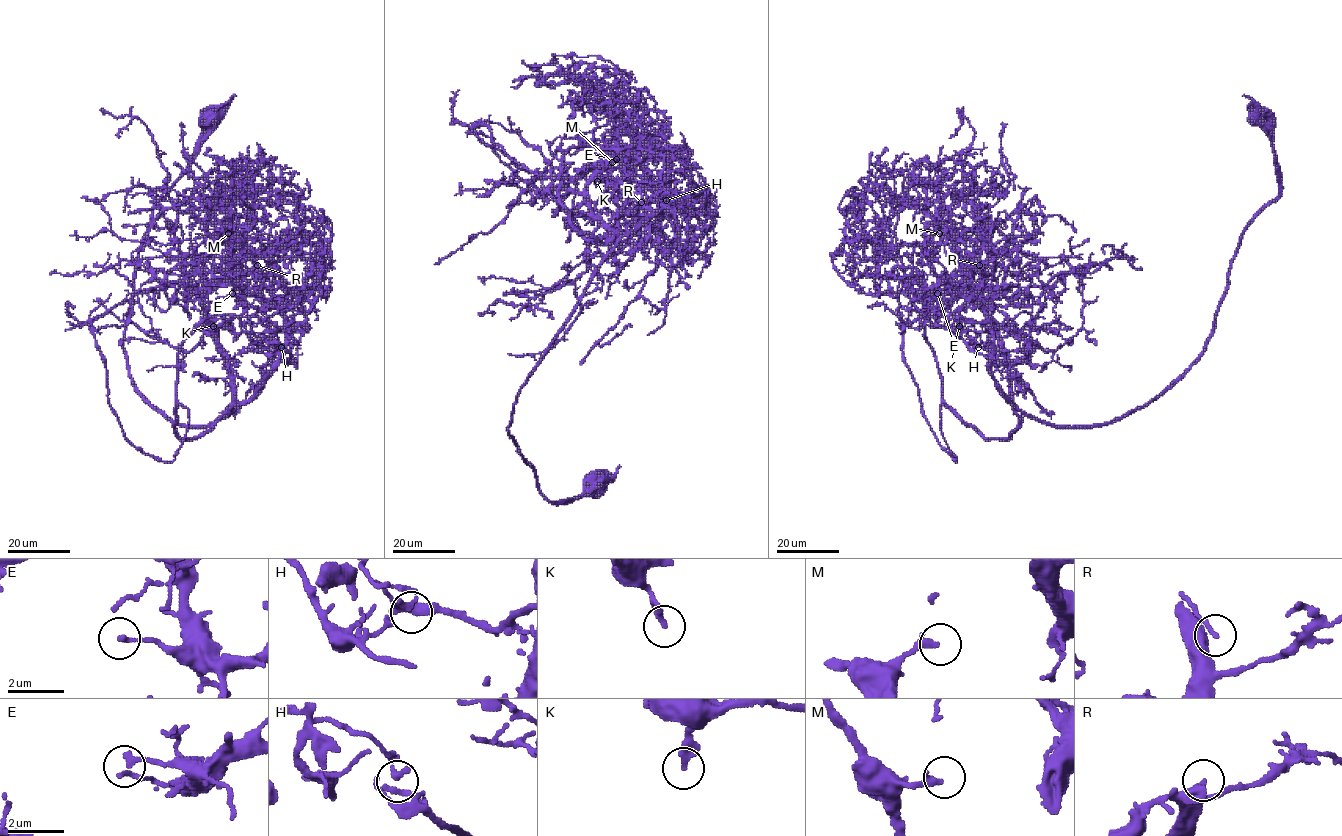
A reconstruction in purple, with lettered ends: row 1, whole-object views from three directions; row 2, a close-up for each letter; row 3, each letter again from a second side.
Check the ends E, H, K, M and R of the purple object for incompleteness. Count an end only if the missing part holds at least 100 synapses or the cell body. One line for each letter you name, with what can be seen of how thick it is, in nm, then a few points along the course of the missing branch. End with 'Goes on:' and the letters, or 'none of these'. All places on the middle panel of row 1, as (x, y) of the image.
Goes on: none of these

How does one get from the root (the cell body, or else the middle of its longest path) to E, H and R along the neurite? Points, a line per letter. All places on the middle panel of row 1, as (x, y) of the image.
E: (595, 479), (584, 496), (550, 500), (507, 428), (619, 239), (588, 202), (588, 183), (616, 159)
H: (595, 479), (584, 496), (550, 500), (507, 428), (600, 262), (651, 214), (667, 216), (666, 200)
R: (595, 479), (584, 496), (550, 500), (507, 428), (602, 259), (651, 214), (670, 216), (641, 202)

